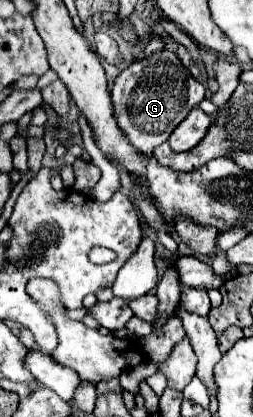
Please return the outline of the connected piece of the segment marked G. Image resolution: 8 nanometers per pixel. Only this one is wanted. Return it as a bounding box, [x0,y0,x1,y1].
[111,50,205,154]

